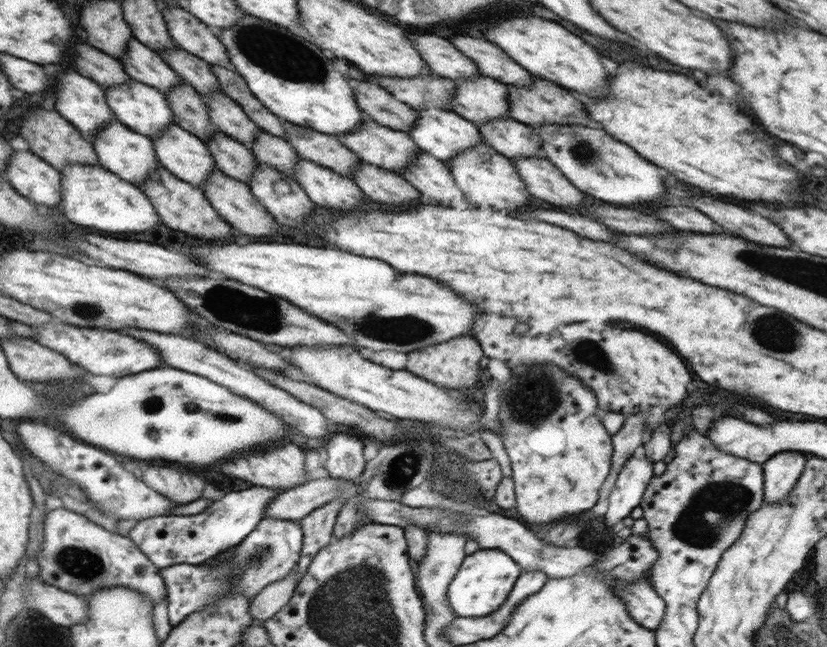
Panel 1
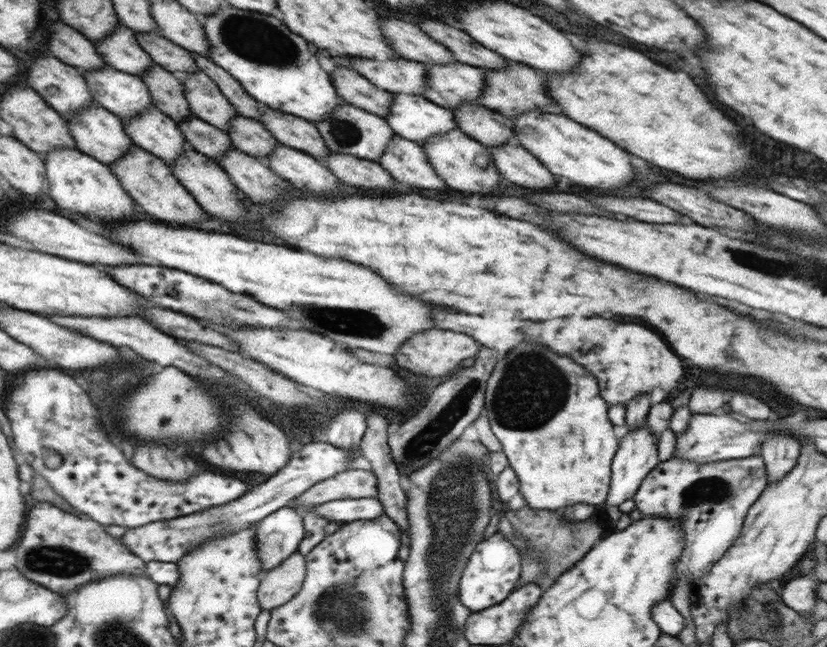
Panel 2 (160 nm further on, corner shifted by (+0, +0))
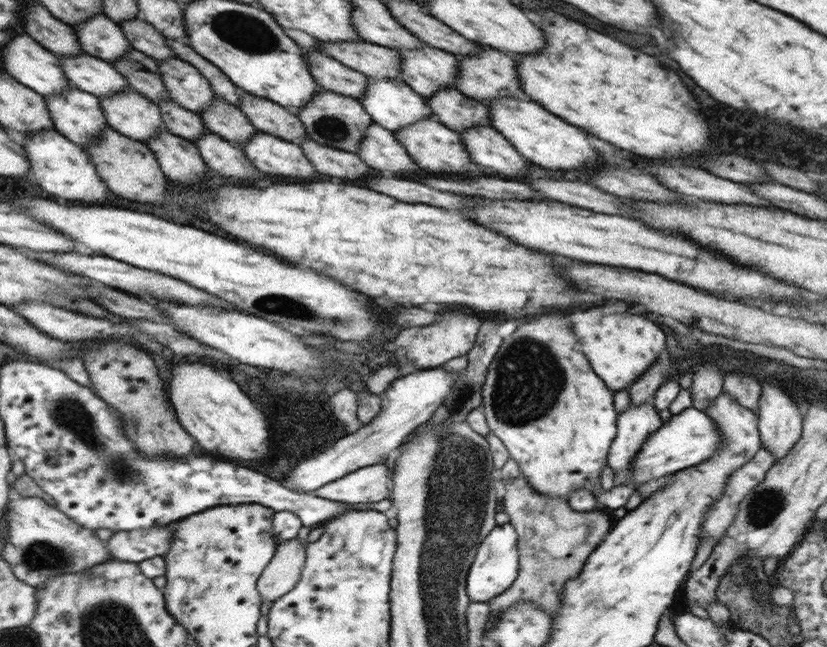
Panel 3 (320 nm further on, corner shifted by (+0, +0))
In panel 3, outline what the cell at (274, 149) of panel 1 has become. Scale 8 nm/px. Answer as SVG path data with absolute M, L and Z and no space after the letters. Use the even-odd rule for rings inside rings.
M222 98L214 99L200 115L206 129L237 145L246 144L258 134L241 109Z

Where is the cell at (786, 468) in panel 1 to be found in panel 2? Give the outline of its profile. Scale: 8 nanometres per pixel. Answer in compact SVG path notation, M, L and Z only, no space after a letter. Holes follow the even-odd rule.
M772 433L760 446L758 454L765 462L767 479L778 482L797 465L802 440L788 433Z

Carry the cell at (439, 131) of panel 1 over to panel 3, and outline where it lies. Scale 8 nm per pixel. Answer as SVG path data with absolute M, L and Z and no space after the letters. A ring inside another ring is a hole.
M367 77L367 89L360 104L372 116L374 123L392 132L398 132L406 126L412 126L412 124L428 120L428 118L435 119L425 98L414 92L404 81L398 79Z

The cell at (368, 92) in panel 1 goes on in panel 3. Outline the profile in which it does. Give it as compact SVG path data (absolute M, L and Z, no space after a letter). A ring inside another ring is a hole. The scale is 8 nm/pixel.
M318 51L303 55L310 74L322 90L361 100L367 89L367 76Z

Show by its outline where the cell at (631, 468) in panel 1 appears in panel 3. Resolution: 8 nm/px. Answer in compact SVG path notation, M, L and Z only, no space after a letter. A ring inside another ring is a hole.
M653 402L642 406L630 405L626 411L617 415L617 435L610 446L608 464L614 470L614 482L626 485L631 482L631 462L640 450L646 437L662 426Z

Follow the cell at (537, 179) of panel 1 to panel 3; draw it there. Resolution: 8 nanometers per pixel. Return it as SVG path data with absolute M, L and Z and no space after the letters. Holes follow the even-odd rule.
M478 126L464 130L462 141L472 162L482 168L494 168L498 174L506 176L524 176L528 160L510 145L510 142L491 126Z

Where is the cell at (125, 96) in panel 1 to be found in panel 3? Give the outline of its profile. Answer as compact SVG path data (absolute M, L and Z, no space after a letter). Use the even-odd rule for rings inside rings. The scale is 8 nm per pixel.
M80 53L58 55L62 70L72 86L102 98L132 89L127 80L114 68L113 63Z

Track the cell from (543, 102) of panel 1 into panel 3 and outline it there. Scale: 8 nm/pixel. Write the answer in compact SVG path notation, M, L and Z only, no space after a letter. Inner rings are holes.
M479 45L479 50L480 54L476 56L455 56L459 68L455 88L462 94L478 99L480 102L486 102L486 104L499 99L498 96L516 96L516 98L526 98L530 102L530 98L520 90L514 60L494 48L482 48L482 45Z

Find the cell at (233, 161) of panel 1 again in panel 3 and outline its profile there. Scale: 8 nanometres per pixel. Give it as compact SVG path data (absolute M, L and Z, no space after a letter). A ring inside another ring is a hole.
M172 100L160 101L157 105L161 109L162 123L169 133L194 143L202 140L204 134L211 133L200 114L186 110Z

